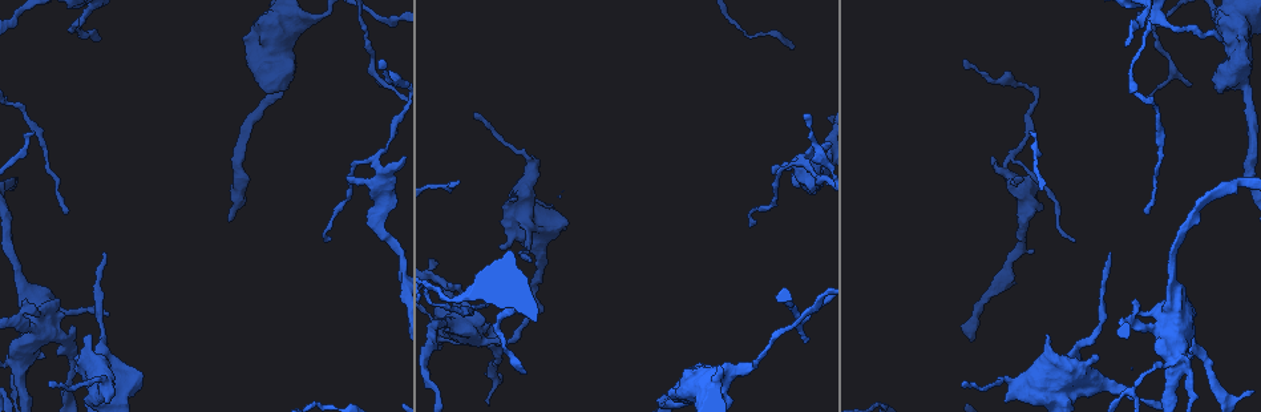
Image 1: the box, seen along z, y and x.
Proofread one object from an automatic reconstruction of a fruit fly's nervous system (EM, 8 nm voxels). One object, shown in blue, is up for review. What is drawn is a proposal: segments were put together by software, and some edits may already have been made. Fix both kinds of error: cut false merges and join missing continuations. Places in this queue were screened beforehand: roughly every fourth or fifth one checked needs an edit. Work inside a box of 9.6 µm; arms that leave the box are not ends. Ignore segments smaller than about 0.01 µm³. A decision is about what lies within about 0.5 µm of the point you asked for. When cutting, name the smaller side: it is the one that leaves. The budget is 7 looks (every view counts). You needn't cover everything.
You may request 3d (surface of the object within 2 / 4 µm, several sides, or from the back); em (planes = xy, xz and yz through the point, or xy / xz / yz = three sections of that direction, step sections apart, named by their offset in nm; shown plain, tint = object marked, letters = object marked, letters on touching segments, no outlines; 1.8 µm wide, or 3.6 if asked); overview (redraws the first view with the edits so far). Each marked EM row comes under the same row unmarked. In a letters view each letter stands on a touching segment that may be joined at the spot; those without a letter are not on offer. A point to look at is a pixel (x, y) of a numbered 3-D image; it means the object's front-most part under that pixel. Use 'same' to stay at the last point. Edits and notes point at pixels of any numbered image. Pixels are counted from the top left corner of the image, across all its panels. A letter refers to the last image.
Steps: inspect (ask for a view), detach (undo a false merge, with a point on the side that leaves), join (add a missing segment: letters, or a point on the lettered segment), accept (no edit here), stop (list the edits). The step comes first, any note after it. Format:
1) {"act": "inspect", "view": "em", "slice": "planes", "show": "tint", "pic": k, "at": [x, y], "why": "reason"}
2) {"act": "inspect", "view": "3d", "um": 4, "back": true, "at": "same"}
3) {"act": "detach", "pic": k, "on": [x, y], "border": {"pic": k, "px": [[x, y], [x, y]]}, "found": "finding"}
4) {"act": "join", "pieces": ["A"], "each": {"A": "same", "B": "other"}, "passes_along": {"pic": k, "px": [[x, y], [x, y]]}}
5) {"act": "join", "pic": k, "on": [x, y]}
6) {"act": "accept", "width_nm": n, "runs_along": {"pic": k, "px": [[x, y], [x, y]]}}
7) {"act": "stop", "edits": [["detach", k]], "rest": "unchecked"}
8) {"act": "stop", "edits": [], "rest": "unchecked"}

{"act": "inspect", "view": "3d", "um": 2, "pic": 1, "at": [517, 200]}

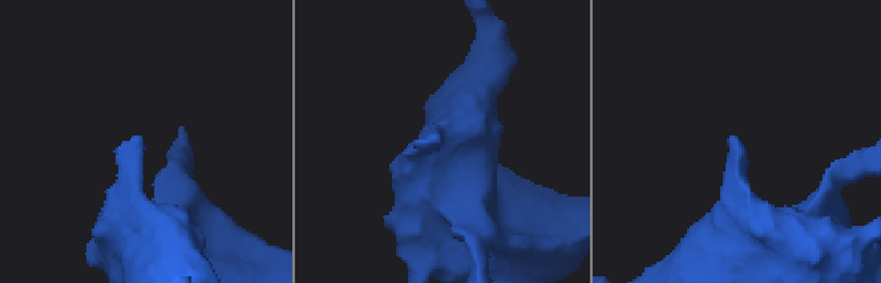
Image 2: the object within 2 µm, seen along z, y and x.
{"act": "inspect", "view": "em", "slice": "planes", "show": "tint", "pic": 2, "at": [734, 137], "why": "shape alone is not enough"}

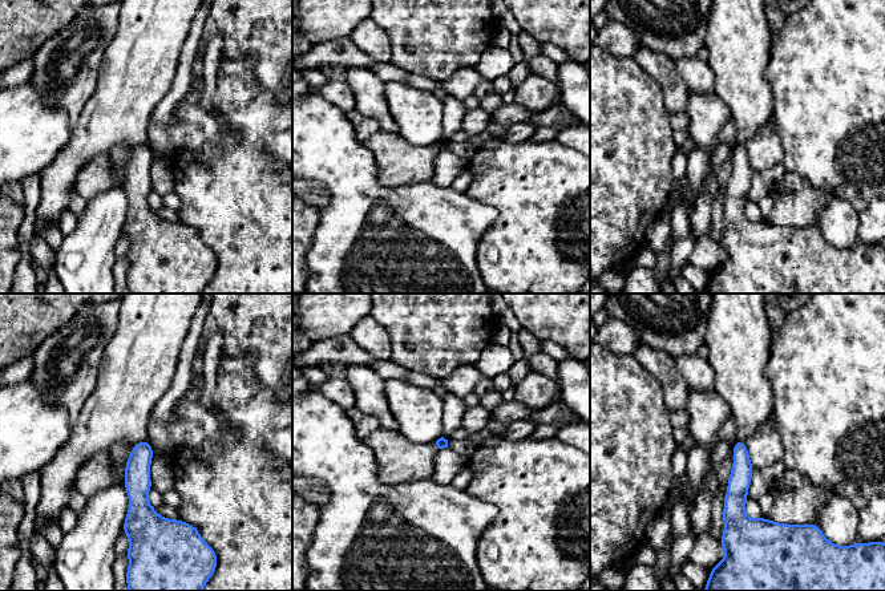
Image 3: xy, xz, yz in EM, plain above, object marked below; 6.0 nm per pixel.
{"act": "inspect", "view": "em", "slice": "planes", "show": "letters", "at": "same"}

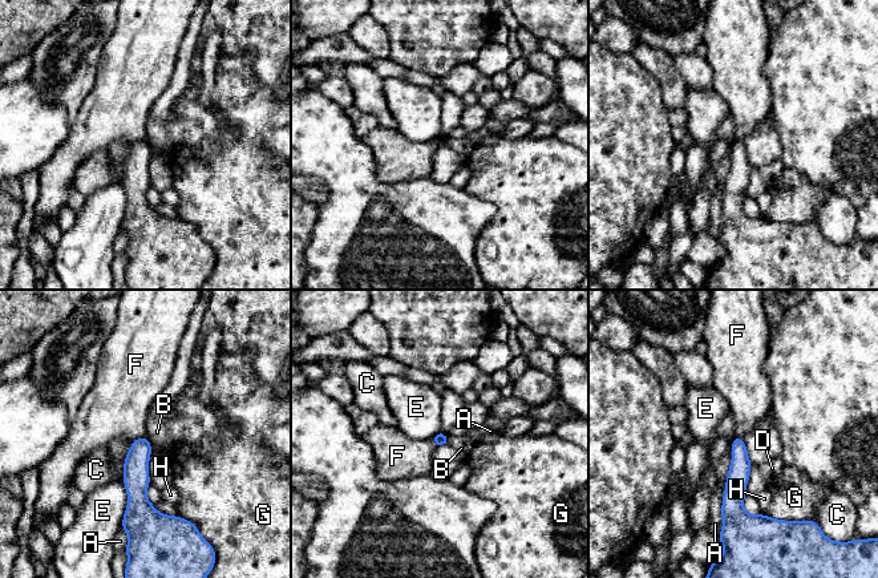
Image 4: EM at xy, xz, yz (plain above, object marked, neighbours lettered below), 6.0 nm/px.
{"act": "accept", "each": {"A": "other", "B": "other", "C": "other", "D": "other", "E": "other", "F": "other", "G": "other", "H": "other"}, "found": "none of them fits"}

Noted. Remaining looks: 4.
{"act": "inspect", "view": "3d", "um": 4, "pic": 1, "at": [20, 360], "why": "two arms at a narrow angle"}

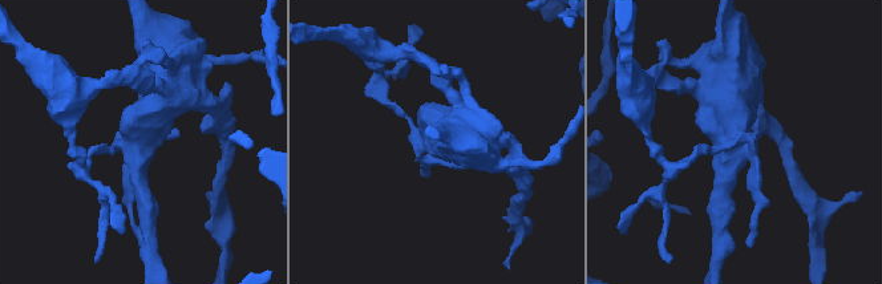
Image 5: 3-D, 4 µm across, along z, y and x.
{"act": "inspect", "view": "em", "um": 3.6, "slice": "planes", "show": "letters", "pic": 5, "at": [132, 137], "arms": 4}

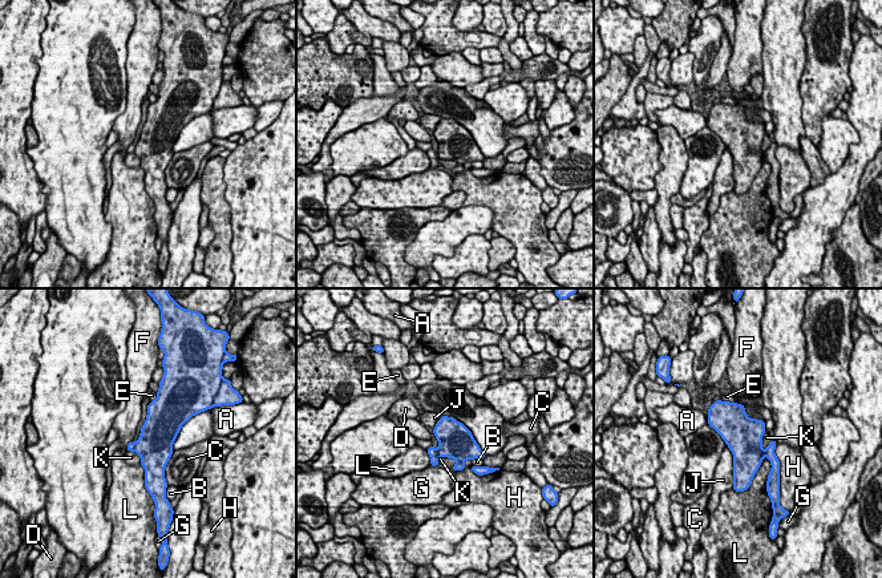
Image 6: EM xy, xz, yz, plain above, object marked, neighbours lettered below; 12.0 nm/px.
{"act": "accept", "each": {"A": "other", "B": "other", "C": "other", "D": "other", "E": "other", "F": "other", "G": "other", "H": "other", "J": "other", "K": "other", "L": "other"}, "border": {"pic": 6, "px": [[132, 440], [126, 451]]}, "found": "one neuron here"}

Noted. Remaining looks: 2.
{"act": "inspect", "view": "em", "slice": "planes", "show": "letters", "pic": 1, "at": [964, 59], "why": "free end"}

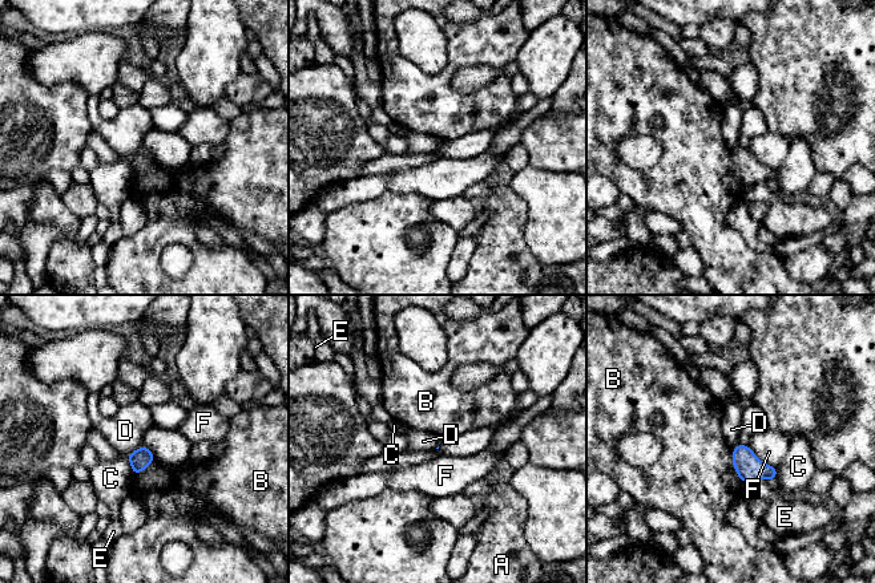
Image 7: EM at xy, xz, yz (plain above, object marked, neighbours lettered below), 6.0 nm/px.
{"act": "accept", "longest_contact_nm": ["F", 240], "each": {"A": "other", "B": "other", "C": "other", "D": "other", "E": "other", "F": "other"}, "found": "none of them fits"}

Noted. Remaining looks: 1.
{"act": "stop", "edits": [], "rest": "unchecked"}

